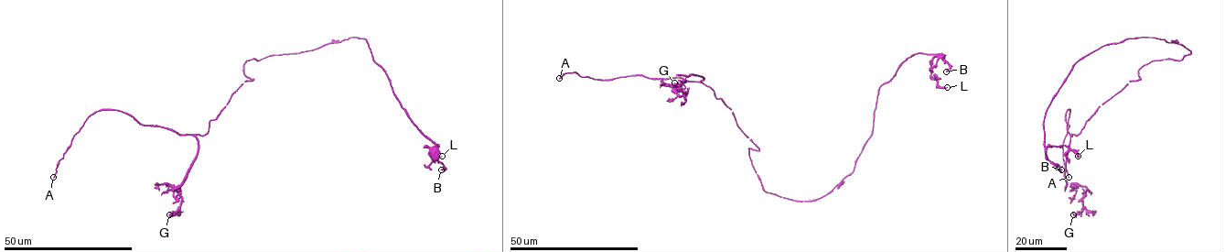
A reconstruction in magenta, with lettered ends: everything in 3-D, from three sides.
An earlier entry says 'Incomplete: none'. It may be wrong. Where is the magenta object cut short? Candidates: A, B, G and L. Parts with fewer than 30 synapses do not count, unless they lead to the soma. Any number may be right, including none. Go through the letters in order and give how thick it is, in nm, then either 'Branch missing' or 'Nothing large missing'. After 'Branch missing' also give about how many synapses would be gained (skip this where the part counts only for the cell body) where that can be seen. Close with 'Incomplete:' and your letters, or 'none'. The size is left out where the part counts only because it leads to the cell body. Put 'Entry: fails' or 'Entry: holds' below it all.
A: Thickness 190 nm. Nothing large missing
B: Thickness 320 nm. Nothing large missing
G: Thickness 360 nm. Nothing large missing
L: Thickness 140 nm. Nothing large missing
Incomplete: none
Entry: holds

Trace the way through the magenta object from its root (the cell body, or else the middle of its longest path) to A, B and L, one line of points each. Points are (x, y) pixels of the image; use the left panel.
A: (262, 59), (244, 62), (243, 73), (252, 80), (231, 95), (204, 136), (99, 110), (74, 136), (53, 177)
B: (262, 59), (312, 50), (349, 38), (365, 38), (407, 116), (435, 145), (436, 159), (444, 168), (441, 169)
L: (262, 59), (312, 50), (349, 38), (365, 38), (407, 116), (435, 147), (425, 145), (442, 156)

